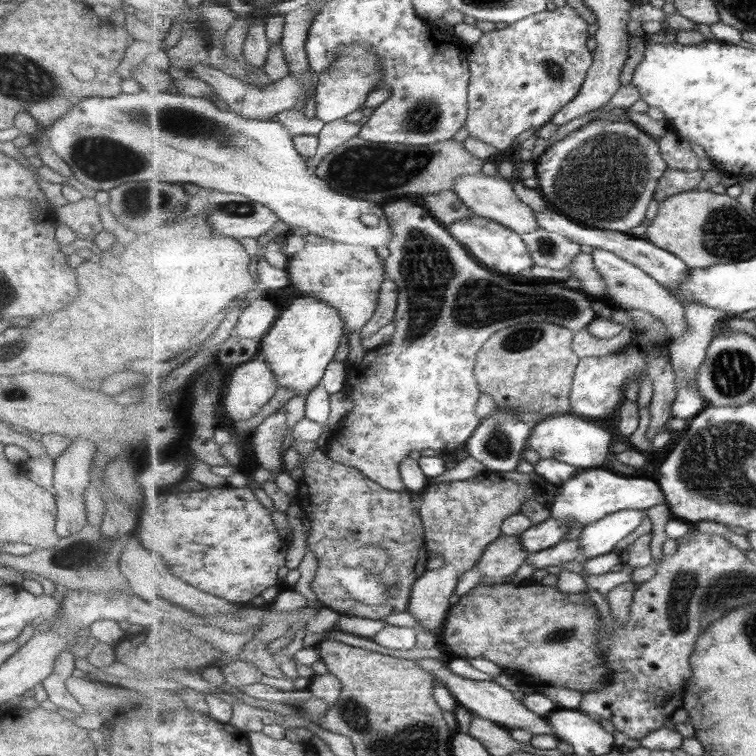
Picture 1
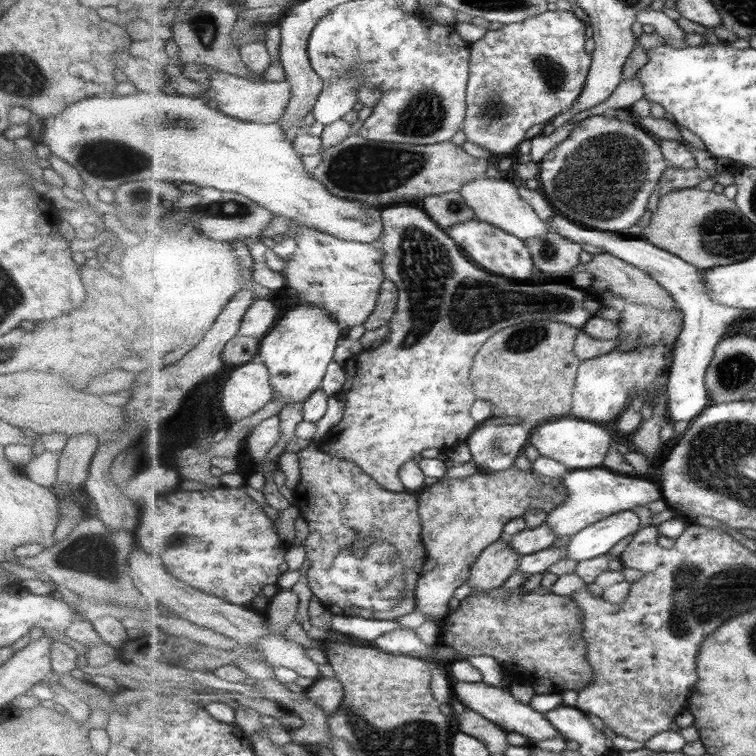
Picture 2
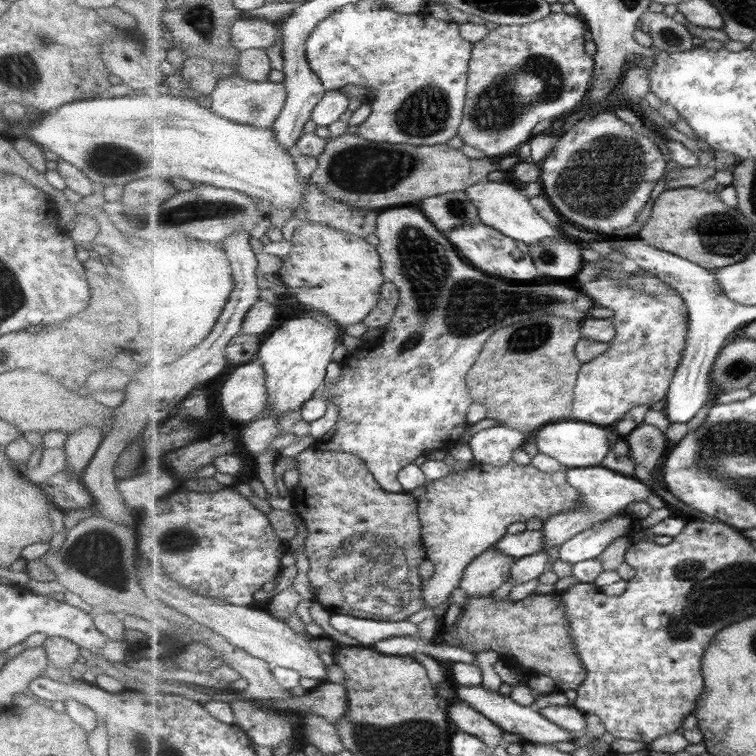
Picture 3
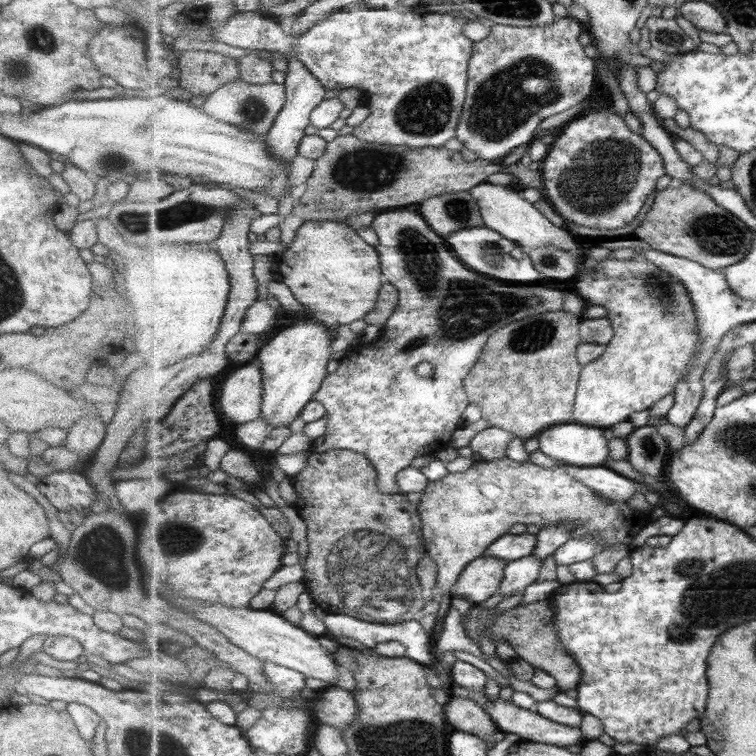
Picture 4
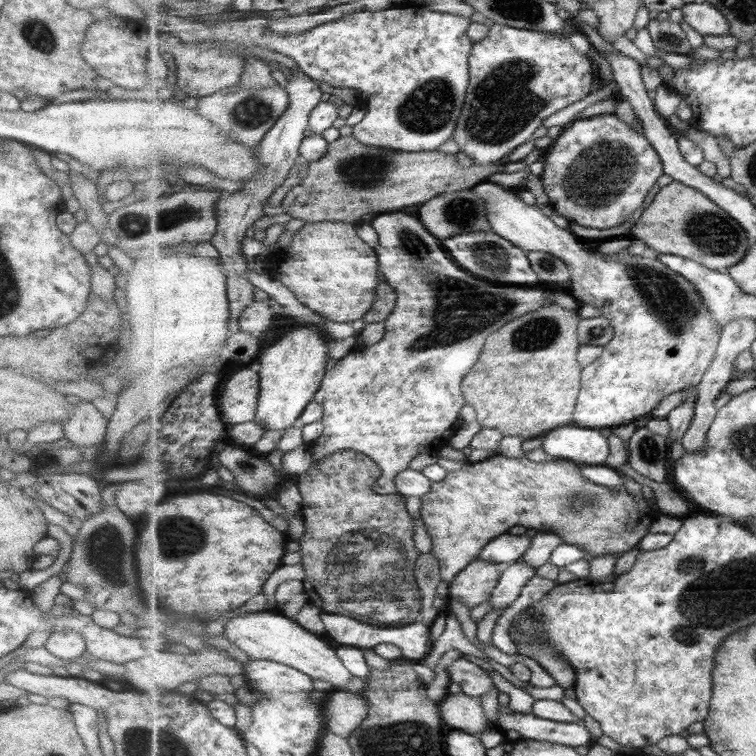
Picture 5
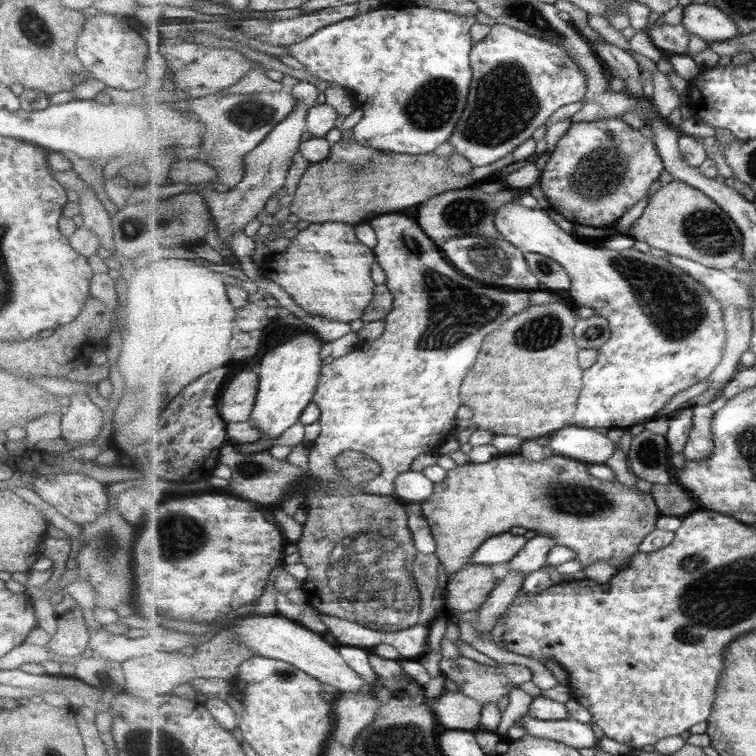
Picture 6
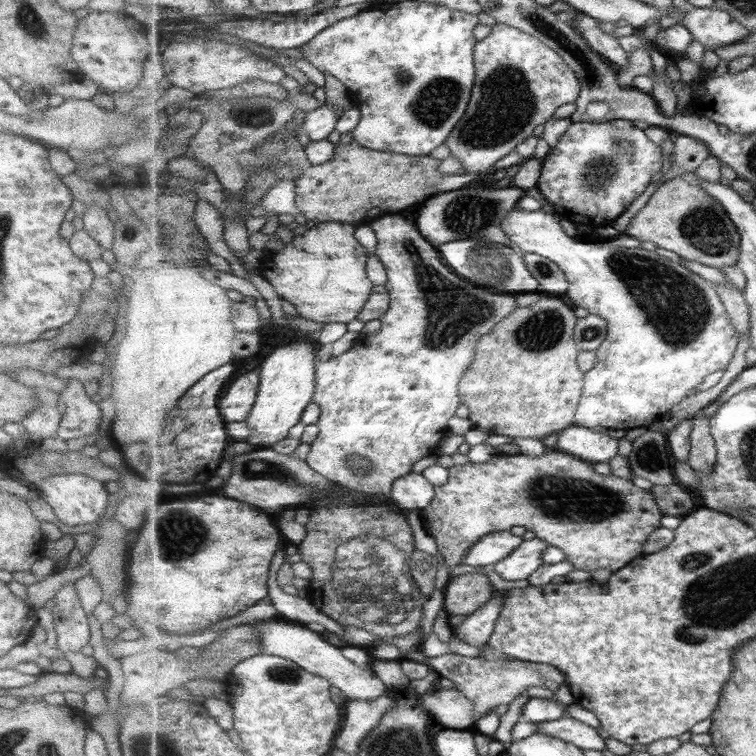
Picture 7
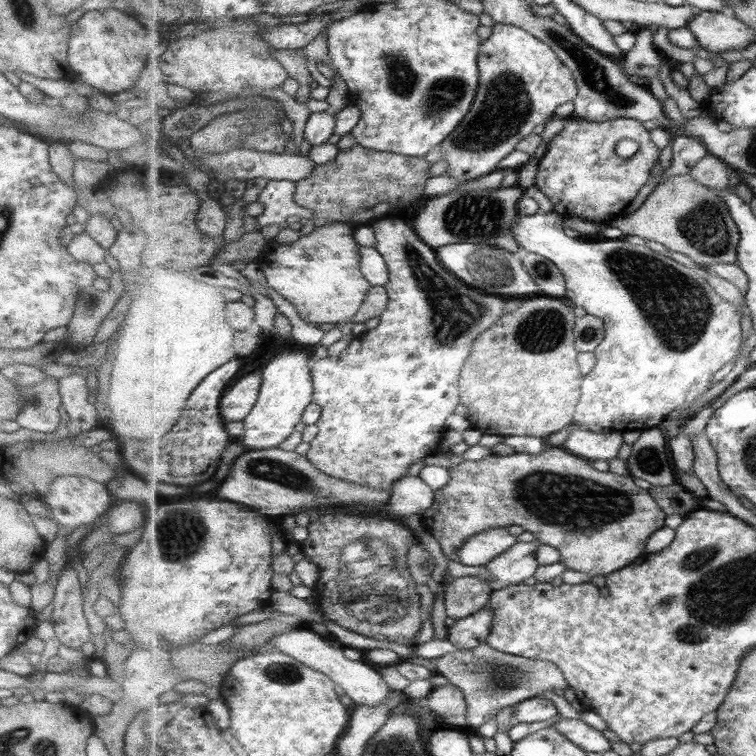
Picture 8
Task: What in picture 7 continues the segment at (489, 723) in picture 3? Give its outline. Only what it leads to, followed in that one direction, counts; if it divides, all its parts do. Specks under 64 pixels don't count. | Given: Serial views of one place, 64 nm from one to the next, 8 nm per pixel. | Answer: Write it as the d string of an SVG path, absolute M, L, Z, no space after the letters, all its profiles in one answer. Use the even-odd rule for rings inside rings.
M439 688L430 694L421 695L421 702L437 718L440 728L474 731L475 706L460 690Z

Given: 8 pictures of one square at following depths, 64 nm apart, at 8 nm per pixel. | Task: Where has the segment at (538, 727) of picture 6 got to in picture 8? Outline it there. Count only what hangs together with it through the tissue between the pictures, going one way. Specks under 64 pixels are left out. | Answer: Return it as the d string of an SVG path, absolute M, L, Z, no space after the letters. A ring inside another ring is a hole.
M561 718L551 728L560 730L562 734L587 752L603 754L603 752L611 750L609 738L605 738L603 732L595 730L583 719L571 720L571 718Z

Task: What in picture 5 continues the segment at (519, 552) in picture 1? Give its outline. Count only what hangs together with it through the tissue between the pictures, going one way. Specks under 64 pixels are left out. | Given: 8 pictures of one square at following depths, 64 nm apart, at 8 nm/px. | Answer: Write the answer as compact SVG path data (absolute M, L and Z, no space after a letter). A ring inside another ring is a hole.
M473 561L449 585L449 602L461 602L469 608L475 608L490 601L500 578L501 573L497 572L495 562Z

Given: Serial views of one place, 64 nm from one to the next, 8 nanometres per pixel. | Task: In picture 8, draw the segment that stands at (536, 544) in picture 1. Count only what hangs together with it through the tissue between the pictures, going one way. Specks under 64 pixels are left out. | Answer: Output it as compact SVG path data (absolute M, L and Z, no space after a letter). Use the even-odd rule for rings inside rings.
M506 528L485 530L473 535L459 549L458 562L465 566L487 566L516 544L517 535L509 533Z

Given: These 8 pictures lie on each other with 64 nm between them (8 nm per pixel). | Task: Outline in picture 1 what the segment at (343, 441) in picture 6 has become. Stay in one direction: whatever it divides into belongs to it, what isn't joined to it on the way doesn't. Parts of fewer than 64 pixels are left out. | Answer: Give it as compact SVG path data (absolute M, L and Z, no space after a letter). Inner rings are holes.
M406 200L389 202L384 208L395 232L394 242L387 246L390 255L384 265L388 276L399 286L399 308L395 315L396 330L390 342L370 350L358 361L348 361L347 390L355 407L347 418L333 428L327 456L336 462L353 466L386 490L407 491L400 474L401 462L420 450L431 448L439 455L465 449L481 424L477 414L481 384L475 378L477 357L495 333L515 324L529 321L557 323L573 332L587 329L597 318L587 293L561 284L541 282L539 286L513 284L503 276L485 270L425 206Z

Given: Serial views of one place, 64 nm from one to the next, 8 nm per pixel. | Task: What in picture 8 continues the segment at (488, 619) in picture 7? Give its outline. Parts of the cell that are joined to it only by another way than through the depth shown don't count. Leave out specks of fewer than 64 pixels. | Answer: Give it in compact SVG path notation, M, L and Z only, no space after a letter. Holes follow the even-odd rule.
M493 608L483 610L456 621L447 629L447 638L463 650L469 650L487 643L493 629Z

